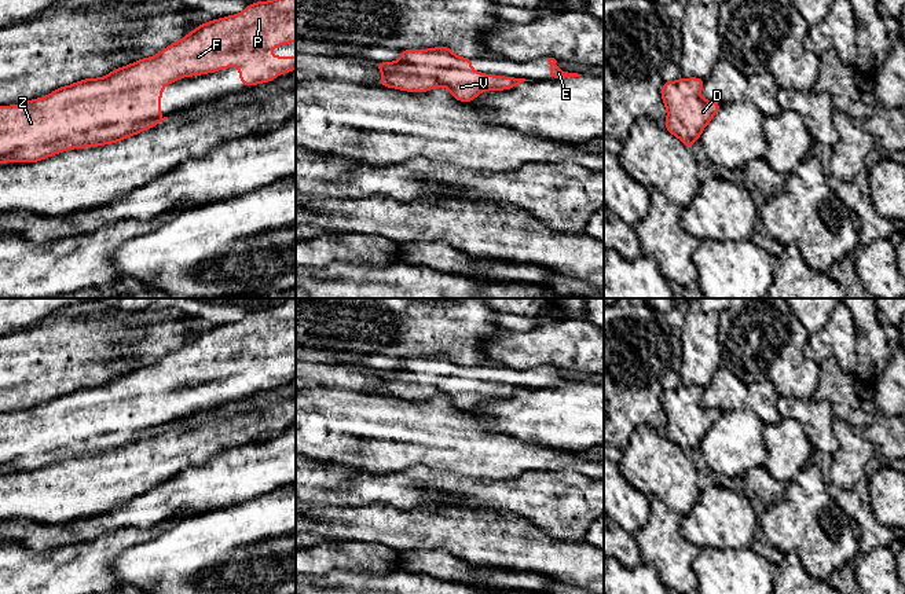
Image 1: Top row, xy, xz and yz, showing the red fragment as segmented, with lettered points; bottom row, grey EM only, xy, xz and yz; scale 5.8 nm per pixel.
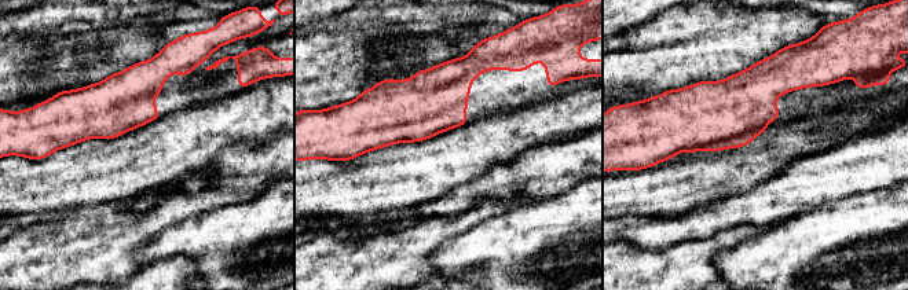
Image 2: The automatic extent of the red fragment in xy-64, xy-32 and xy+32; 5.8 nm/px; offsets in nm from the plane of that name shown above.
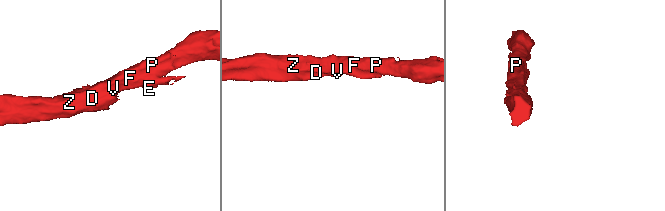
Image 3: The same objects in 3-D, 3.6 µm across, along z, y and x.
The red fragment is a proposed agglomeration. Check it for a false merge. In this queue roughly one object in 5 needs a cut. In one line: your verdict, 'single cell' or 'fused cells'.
single cell

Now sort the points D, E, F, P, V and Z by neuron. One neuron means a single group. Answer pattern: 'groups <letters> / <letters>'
groups D E F P V Z

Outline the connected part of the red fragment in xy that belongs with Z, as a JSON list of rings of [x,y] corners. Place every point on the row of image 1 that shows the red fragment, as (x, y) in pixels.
[[[296,0],[256,1],[237,15],[212,19],[208,23],[199,25],[182,40],[164,48],[160,54],[118,67],[105,77],[85,78],[72,85],[61,87],[44,98],[32,99],[25,103],[0,106],[0,164],[39,162],[66,150],[117,143],[150,129],[168,118],[161,117],[164,87],[186,76],[195,77],[237,65],[241,82],[245,87],[274,81],[278,74],[286,74],[296,69],[296,56],[274,56],[270,48],[294,41]]]

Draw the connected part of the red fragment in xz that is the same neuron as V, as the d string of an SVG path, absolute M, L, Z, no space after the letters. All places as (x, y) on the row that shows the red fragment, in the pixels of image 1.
M447 45L428 50L402 50L396 62L377 62L375 67L382 72L380 85L407 92L426 92L436 87L444 87L454 99L465 103L475 100L483 91L510 89L524 81L532 81L475 72L472 58L455 55Z

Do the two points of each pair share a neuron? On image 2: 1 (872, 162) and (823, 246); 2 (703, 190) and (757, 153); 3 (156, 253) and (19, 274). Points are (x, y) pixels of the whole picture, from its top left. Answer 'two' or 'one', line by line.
1: two
2: one
3: two

